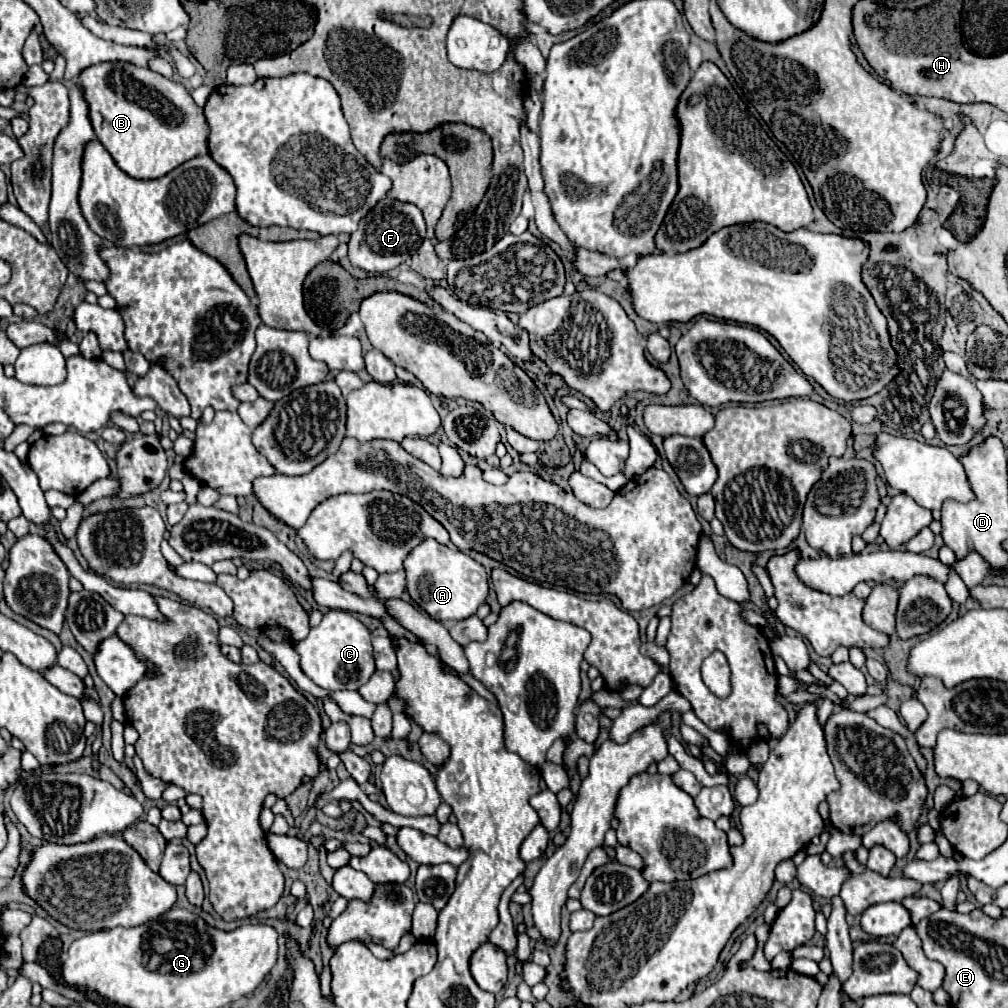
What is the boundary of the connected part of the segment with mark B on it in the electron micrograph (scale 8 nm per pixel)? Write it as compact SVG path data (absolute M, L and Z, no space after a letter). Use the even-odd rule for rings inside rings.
M101 62L85 68L85 72L79 74L79 88L85 92L85 102L89 104L89 120L95 136L109 150L117 166L129 176L141 180L161 178L179 164L207 154L209 126L203 116L203 108L193 102L181 84L167 80L149 68L139 68L129 62Z

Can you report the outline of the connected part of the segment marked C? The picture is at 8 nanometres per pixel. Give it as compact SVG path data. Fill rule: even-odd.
M329 610L321 624L309 630L309 636L295 646L301 656L301 670L325 690L359 690L375 672L373 646L369 630L345 610Z

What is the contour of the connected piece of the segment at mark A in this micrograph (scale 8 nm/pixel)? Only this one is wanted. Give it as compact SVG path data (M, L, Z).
M425 538L419 546L415 546L405 558L407 572L407 590L411 598L435 620L463 620L475 614L475 610L485 602L489 586L485 568L467 556L461 550L451 550L435 542L433 538Z

